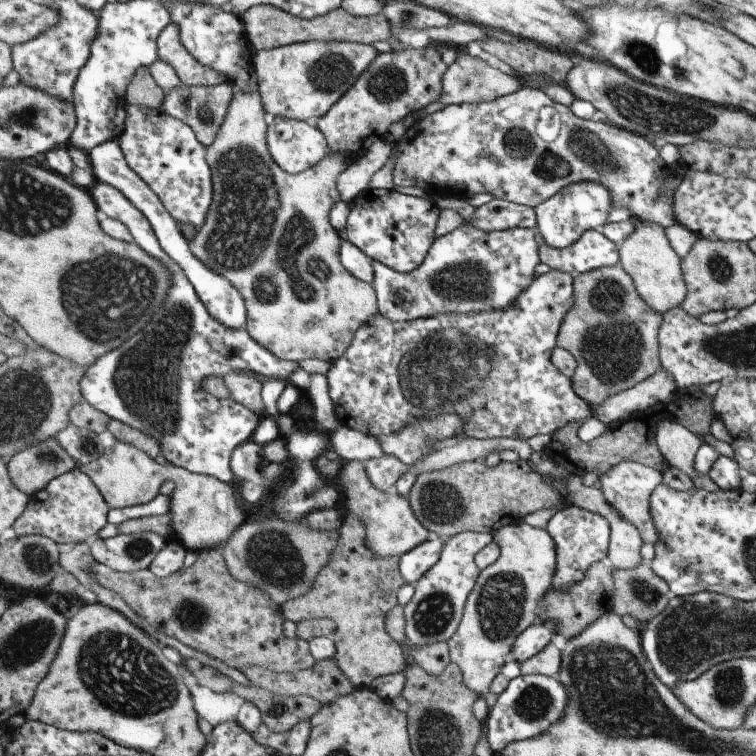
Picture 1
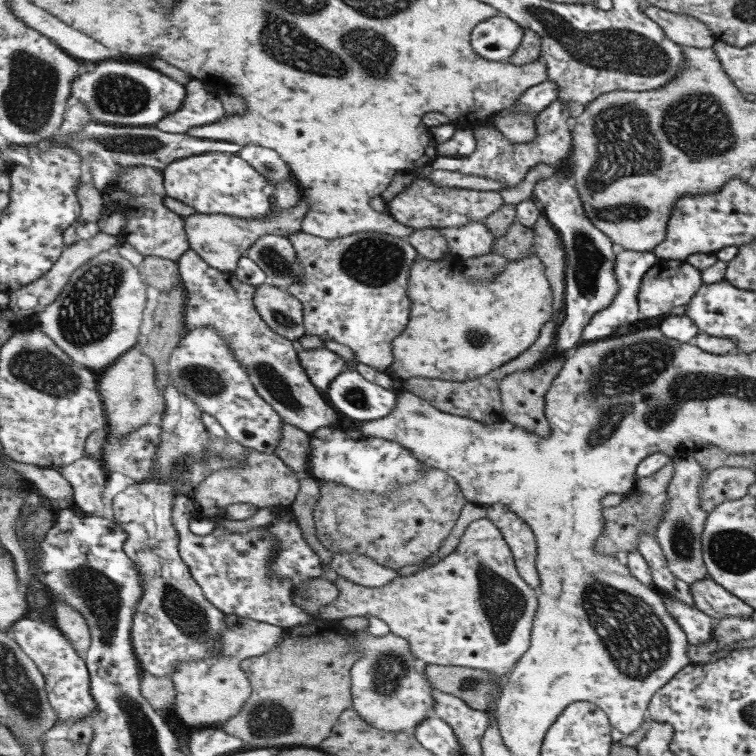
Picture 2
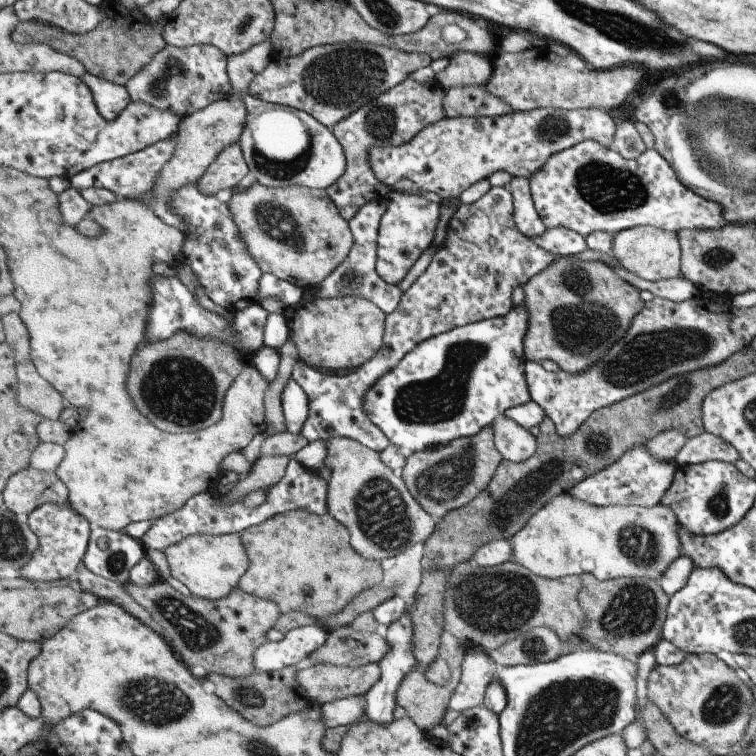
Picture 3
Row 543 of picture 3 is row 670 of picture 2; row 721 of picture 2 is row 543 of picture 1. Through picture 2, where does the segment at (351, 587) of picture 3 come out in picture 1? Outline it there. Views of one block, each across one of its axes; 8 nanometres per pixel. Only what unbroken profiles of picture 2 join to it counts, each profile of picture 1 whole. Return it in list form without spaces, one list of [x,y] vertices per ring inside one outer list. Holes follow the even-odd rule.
[[[274,518],[244,523],[220,551],[236,579],[257,586],[271,600],[283,605],[311,592],[320,571],[329,564],[339,536],[340,530],[317,530],[301,521]]]

